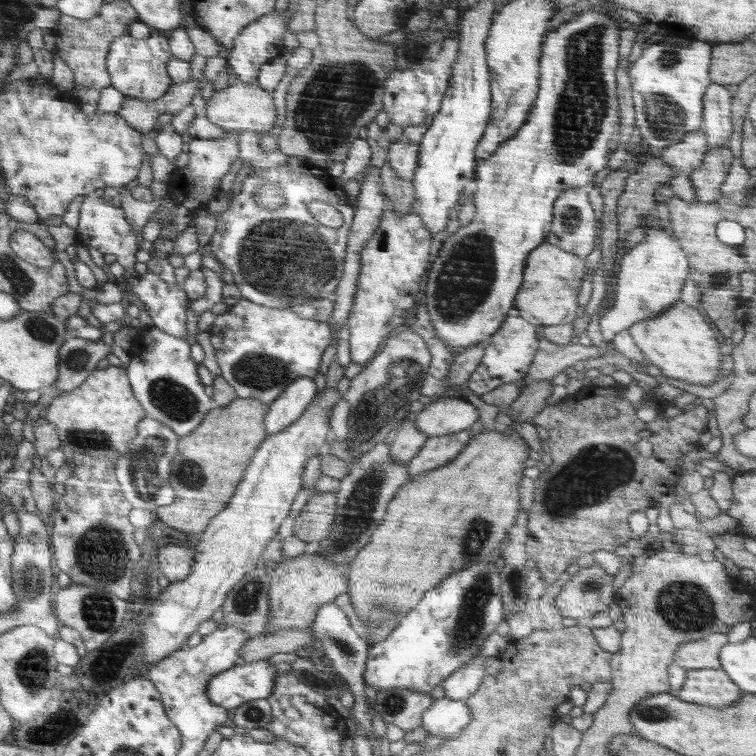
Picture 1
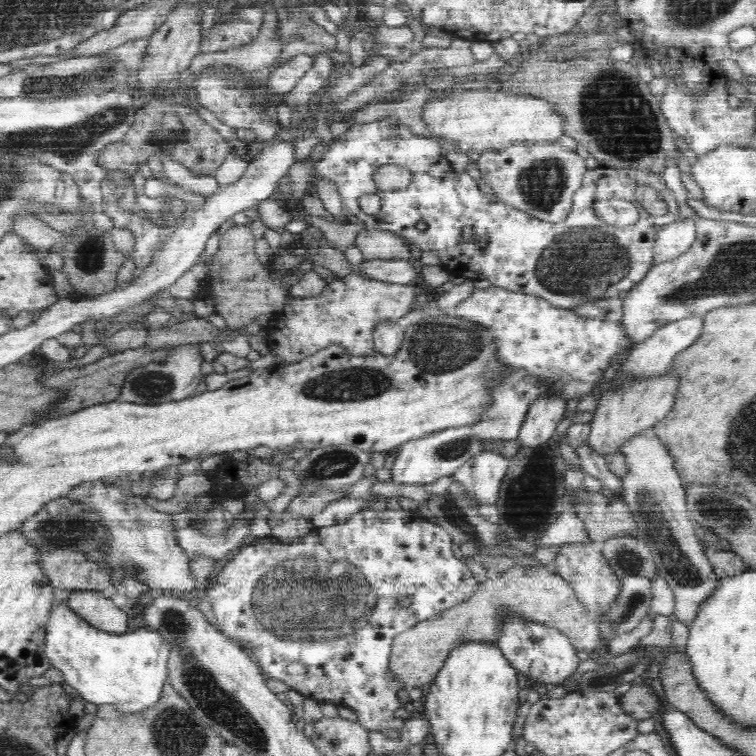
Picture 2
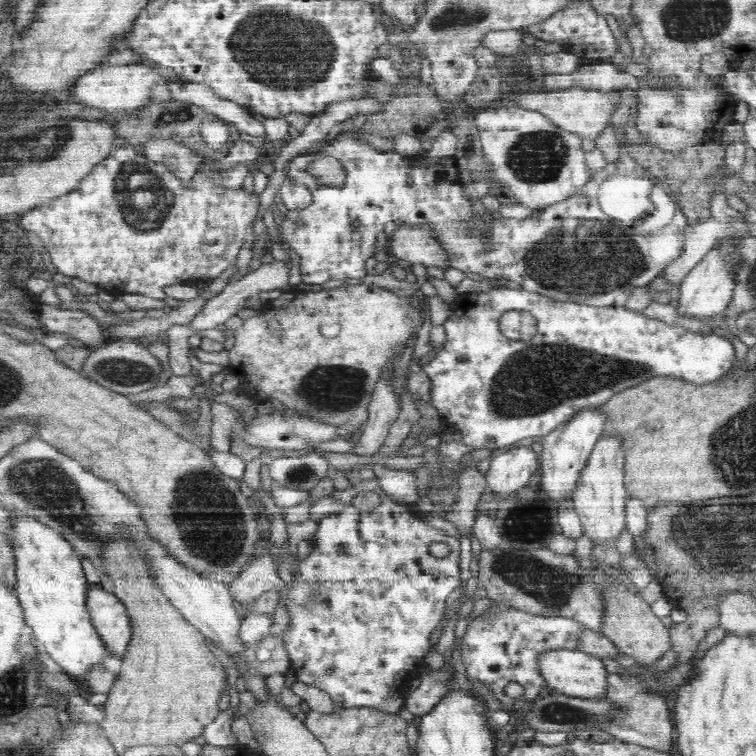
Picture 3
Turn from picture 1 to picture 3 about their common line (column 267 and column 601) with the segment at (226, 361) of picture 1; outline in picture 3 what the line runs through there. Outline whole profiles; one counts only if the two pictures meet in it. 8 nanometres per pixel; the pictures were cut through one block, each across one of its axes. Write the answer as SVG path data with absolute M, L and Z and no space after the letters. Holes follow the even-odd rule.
M495 287L486 292L471 292L457 294L450 302L452 314L450 318L442 324L446 332L445 342L441 348L437 350L436 356L430 362L426 363L422 369L432 382L432 390L430 390L430 404L436 407L441 418L442 426L439 434L446 437L446 432L451 438L455 438L470 448L489 448L496 450L510 444L514 444L522 438L530 438L533 436L545 437L550 434L558 426L564 425L572 418L576 417L583 409L590 409L600 406L609 398L623 390L632 388L637 384L655 377L671 377L674 379L682 379L686 383L706 384L718 381L728 374L734 365L736 356L734 355L734 346L728 338L716 335L712 332L709 335L700 335L690 332L679 325L673 326L659 319L650 318L642 312L628 310L624 306L603 306L595 307L583 305L570 301L558 301L538 293L533 293L524 289L510 289L507 287ZM509 310L527 310L534 315L537 320L537 333L530 342L514 342L512 339L506 338L500 330L500 317Z

